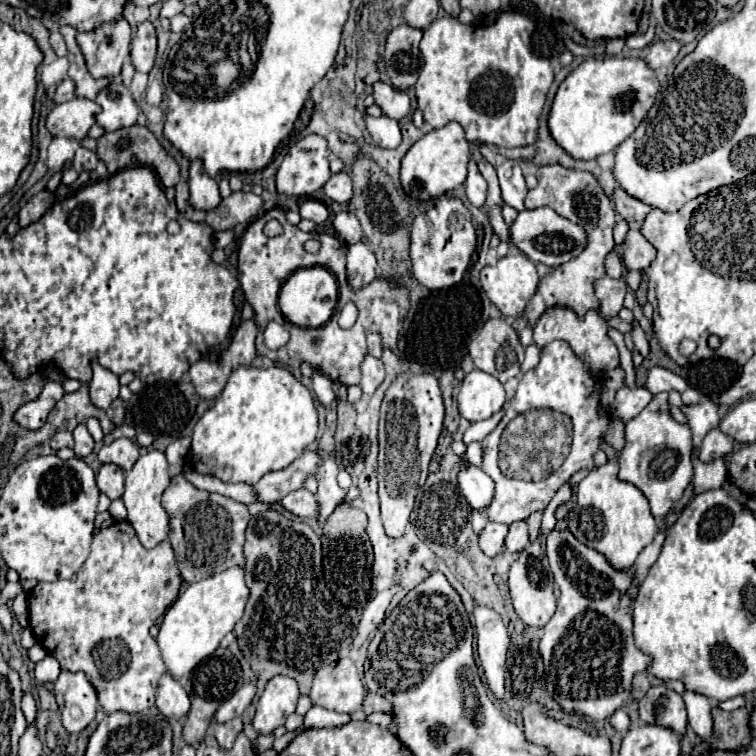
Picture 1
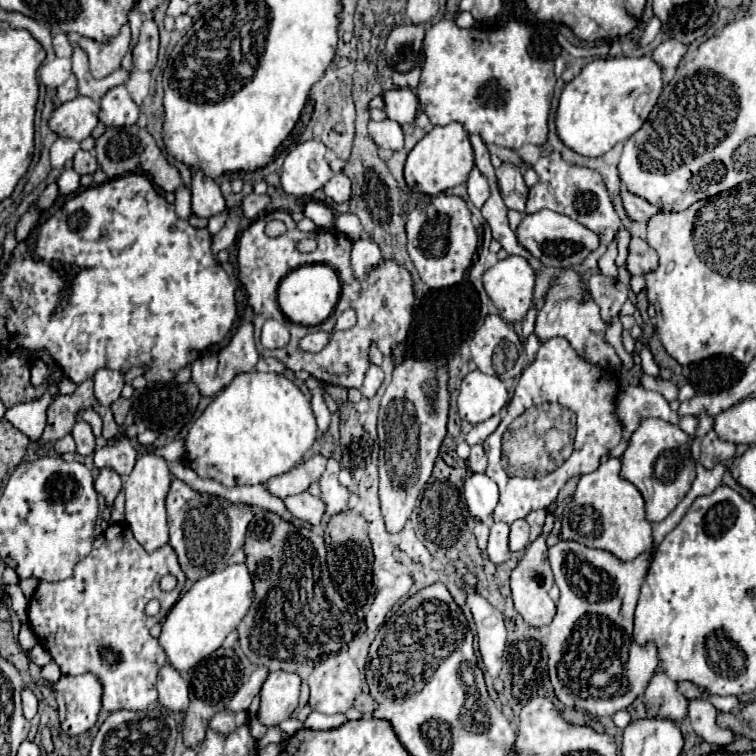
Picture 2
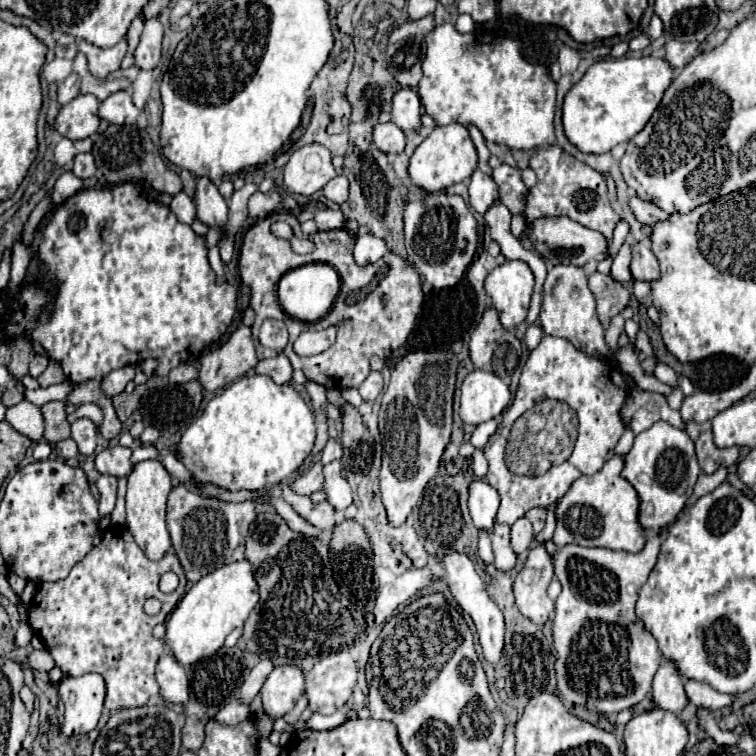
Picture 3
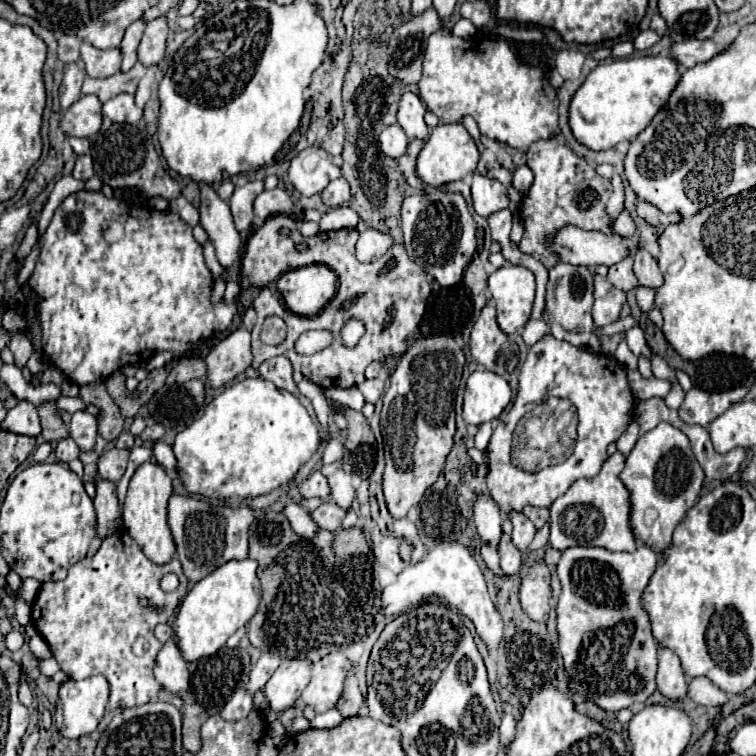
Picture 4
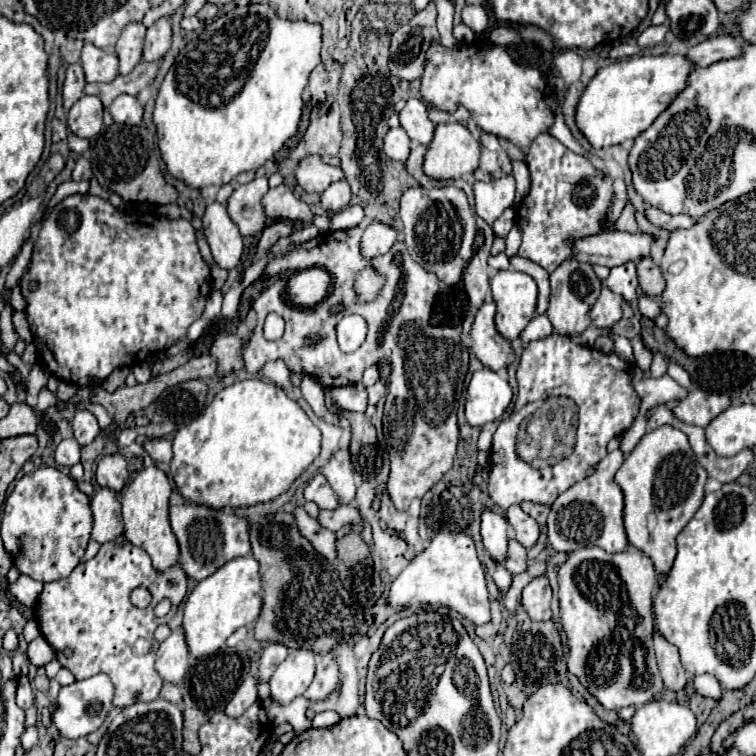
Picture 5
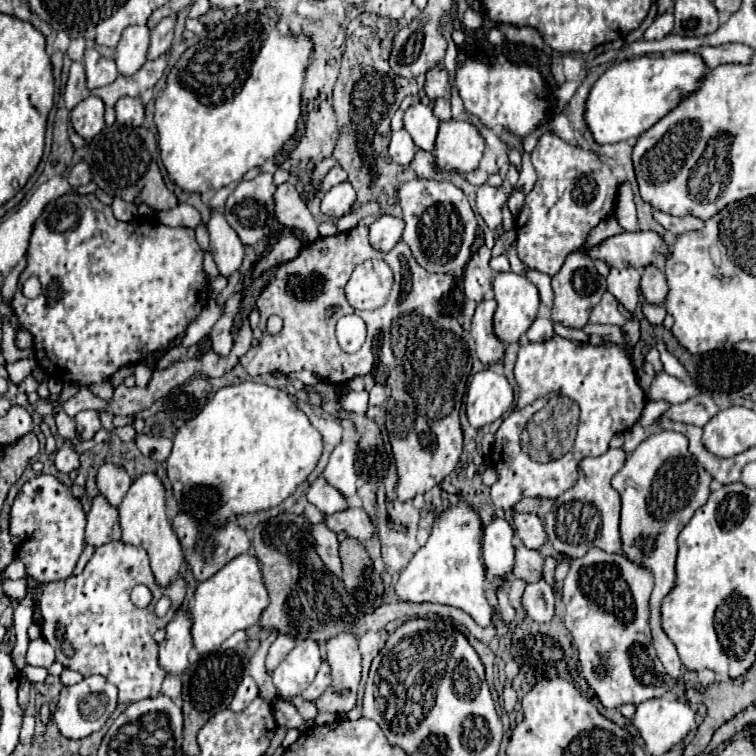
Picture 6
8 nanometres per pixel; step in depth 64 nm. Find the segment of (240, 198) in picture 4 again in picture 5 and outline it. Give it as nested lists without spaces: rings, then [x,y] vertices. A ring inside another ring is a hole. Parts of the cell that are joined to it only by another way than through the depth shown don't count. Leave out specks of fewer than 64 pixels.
[[[254,178],[248,184],[242,184],[234,190],[234,194],[228,198],[228,214],[232,220],[238,222],[240,232],[254,236],[266,228],[266,218],[262,214],[262,196],[268,192],[268,178]]]

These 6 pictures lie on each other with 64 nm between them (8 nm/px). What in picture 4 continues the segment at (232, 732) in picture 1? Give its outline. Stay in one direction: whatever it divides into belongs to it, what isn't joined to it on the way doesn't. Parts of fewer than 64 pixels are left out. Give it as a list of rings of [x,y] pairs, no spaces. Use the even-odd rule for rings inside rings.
[[[244,688],[238,690],[222,708],[220,716],[228,722],[236,722],[242,720],[244,716],[248,716],[248,712],[252,710],[252,694],[248,694]]]

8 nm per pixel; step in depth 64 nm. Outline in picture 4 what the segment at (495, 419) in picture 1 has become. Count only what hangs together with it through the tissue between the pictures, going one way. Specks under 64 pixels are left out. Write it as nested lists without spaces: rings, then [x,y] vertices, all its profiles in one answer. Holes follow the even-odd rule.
[[[486,422],[486,424],[482,424],[482,426],[478,428],[478,432],[476,432],[476,436],[474,436],[474,446],[476,446],[480,452],[486,450],[492,432],[494,432],[494,424],[492,424],[492,422]]]

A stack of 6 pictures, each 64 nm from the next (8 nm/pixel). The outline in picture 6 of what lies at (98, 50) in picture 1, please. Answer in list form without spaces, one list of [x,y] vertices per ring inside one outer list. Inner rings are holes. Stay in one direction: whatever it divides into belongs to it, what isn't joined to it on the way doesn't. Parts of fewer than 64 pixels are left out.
[[[88,46],[84,52],[84,68],[86,68],[86,80],[90,90],[112,84],[118,76],[114,60],[104,58],[94,46]]]

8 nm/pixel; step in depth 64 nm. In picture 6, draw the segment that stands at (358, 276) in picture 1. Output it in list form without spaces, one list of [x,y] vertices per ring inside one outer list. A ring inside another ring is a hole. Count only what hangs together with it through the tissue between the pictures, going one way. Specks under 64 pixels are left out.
[[[380,216],[368,226],[368,242],[378,252],[390,252],[402,238],[404,220],[396,216]]]

